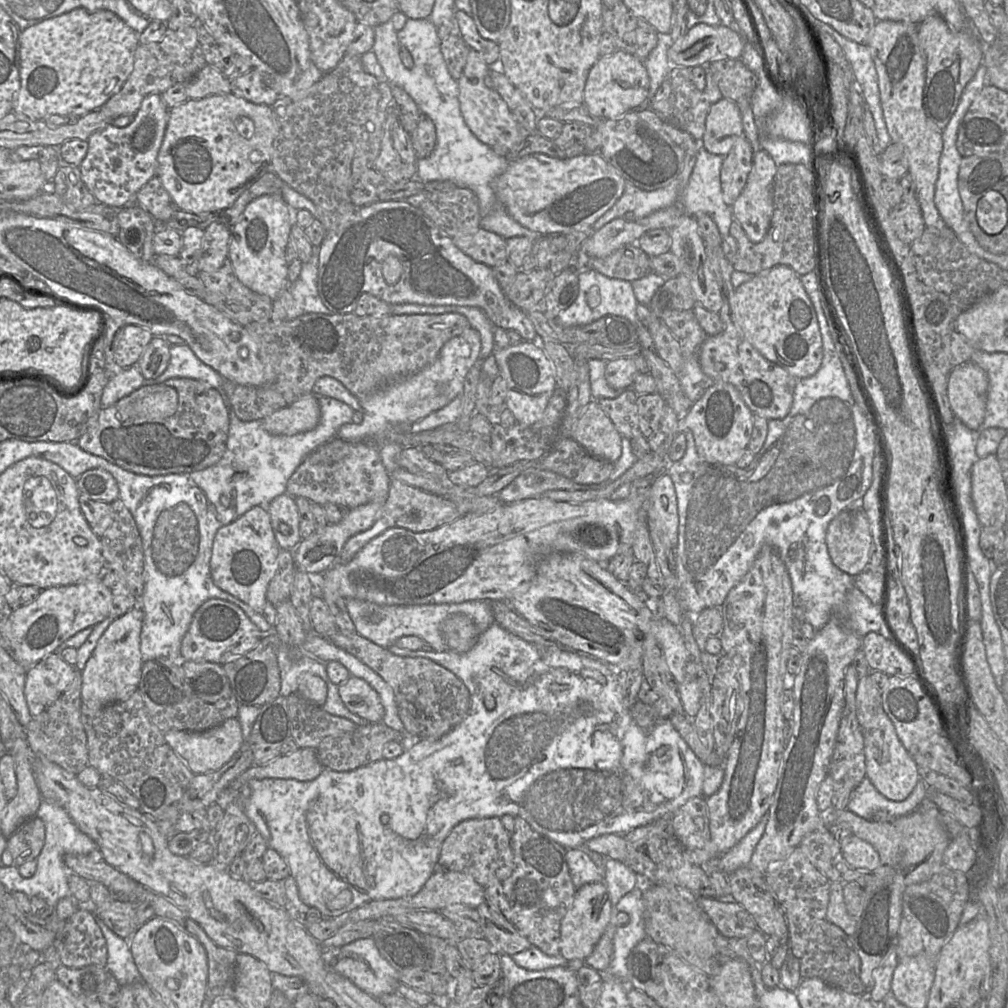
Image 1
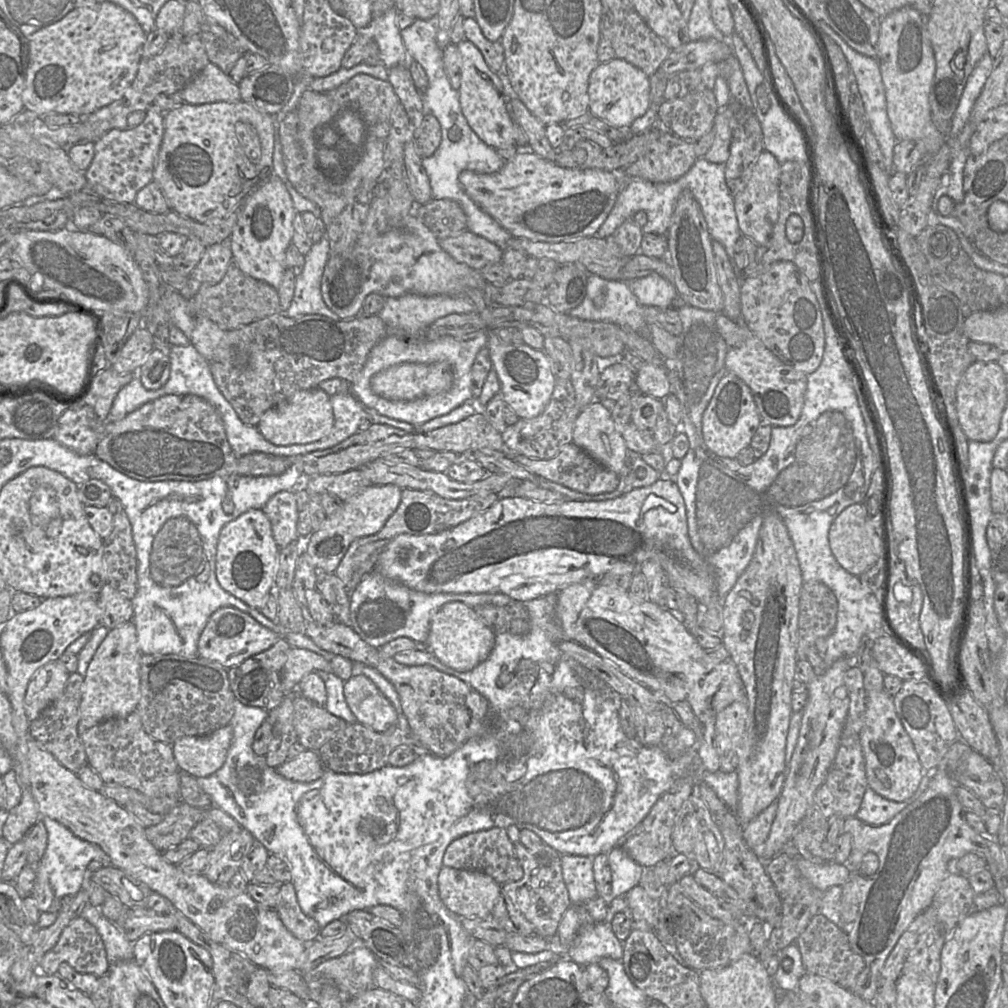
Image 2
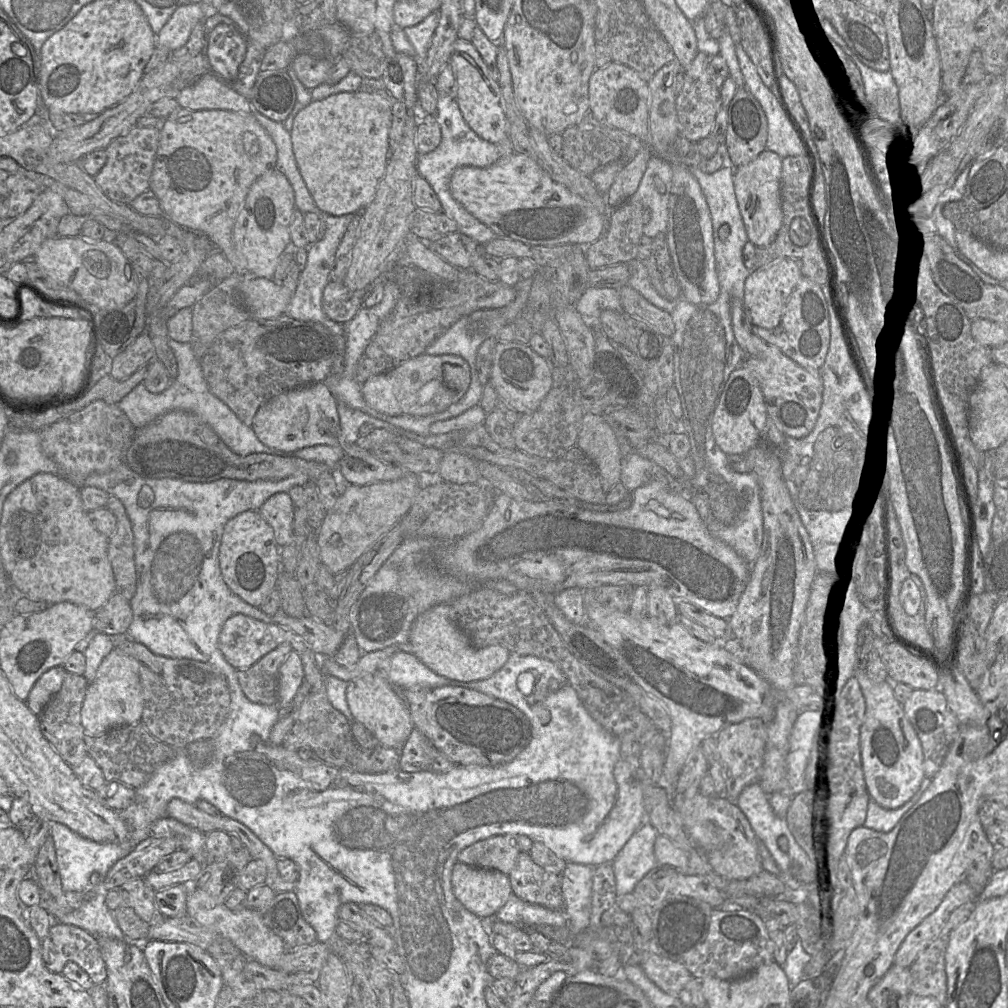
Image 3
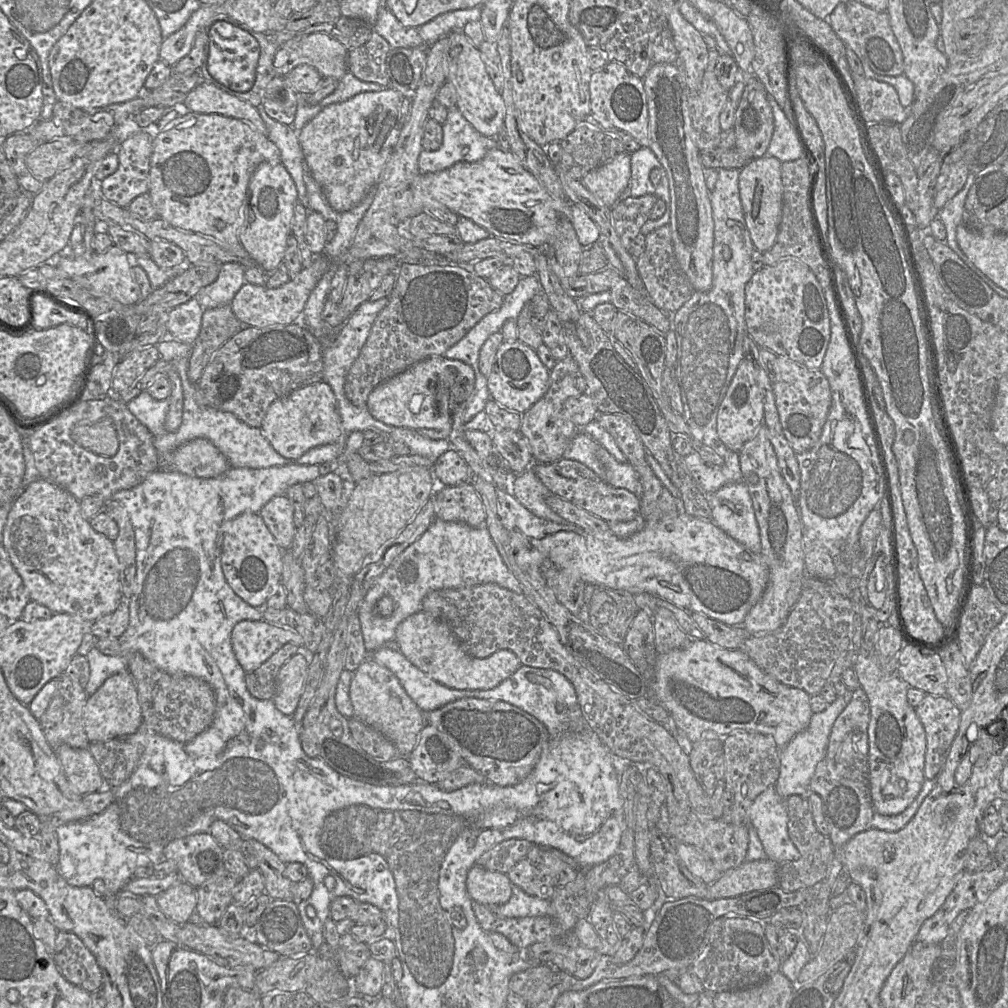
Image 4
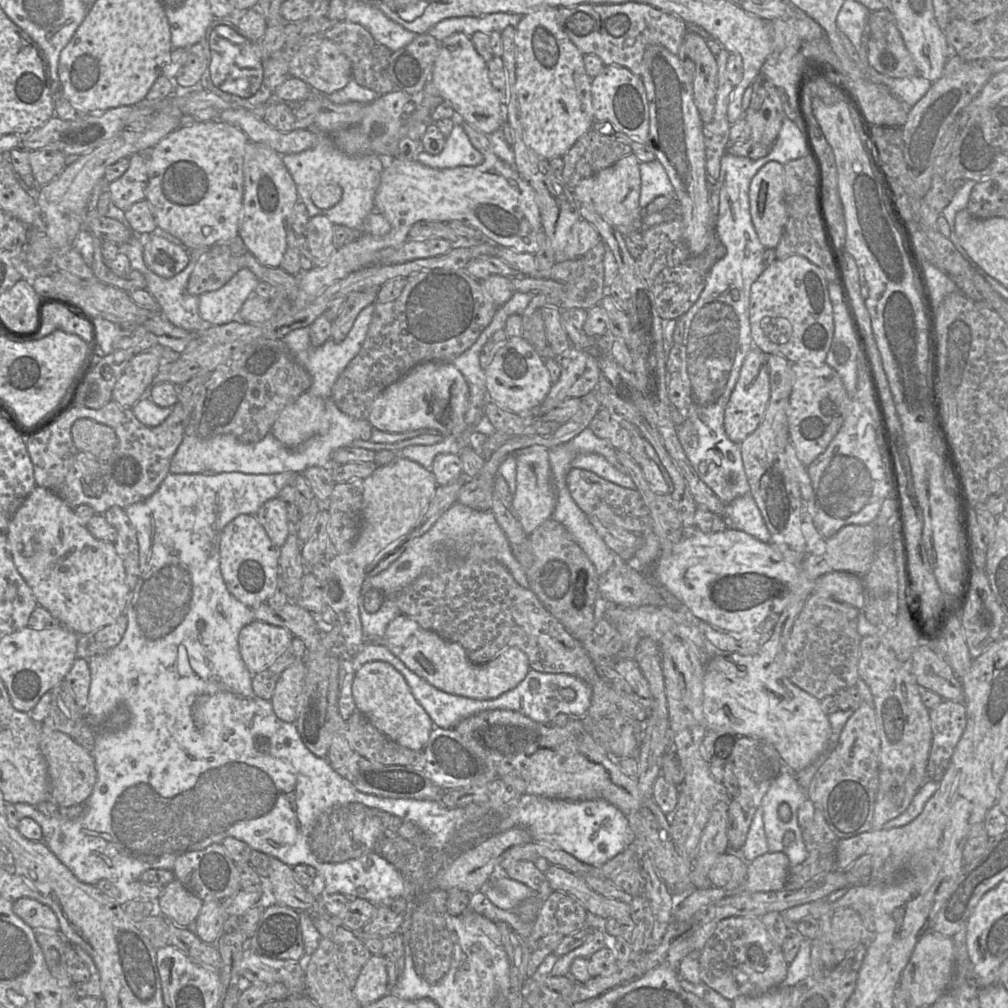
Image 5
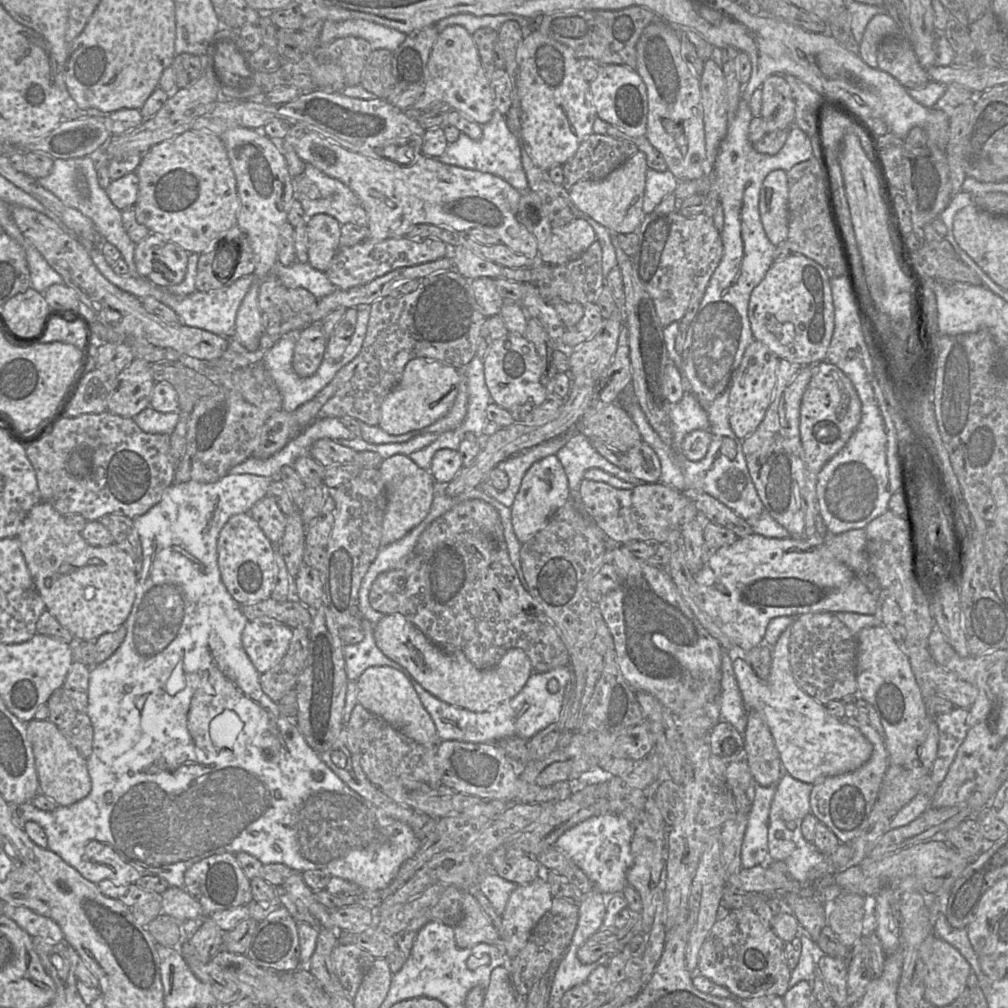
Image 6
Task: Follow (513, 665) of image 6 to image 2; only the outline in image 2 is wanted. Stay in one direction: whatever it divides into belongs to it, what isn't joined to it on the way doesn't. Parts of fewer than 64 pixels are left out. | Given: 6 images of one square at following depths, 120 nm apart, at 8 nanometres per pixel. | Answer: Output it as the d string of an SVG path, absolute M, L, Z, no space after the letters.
M450 602L434 614L426 645L444 665L459 672L467 672L487 659L494 647L495 635L474 608L462 602Z

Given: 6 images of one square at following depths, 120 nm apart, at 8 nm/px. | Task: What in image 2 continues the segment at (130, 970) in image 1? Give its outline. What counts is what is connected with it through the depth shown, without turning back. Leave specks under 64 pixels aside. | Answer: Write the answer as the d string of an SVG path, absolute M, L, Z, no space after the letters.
M89 904L80 916L96 928L103 941L110 966L120 961L134 960L133 943L135 942L128 941L116 926L103 916L99 908Z

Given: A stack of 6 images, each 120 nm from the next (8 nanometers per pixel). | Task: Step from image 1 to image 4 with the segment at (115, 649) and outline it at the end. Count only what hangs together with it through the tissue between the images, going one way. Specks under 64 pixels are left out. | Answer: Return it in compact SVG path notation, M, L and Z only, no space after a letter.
M128 670L110 676L94 694L88 696L83 708L83 724L90 743L127 737L141 728L142 712L137 689Z

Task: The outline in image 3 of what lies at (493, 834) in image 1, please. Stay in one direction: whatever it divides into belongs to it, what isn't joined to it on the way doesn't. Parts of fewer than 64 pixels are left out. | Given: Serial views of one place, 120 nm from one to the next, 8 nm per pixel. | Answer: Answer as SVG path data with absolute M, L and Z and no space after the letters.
M507 834L478 841L458 854L458 862L509 875L521 850L518 835Z

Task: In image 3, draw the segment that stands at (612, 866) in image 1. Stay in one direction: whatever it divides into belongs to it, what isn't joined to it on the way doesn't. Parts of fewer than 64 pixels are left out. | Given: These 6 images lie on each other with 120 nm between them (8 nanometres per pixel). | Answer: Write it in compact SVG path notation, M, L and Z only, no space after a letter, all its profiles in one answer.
M645 820L613 860L617 895L632 893L637 883L658 866L654 854L657 836L655 827Z

